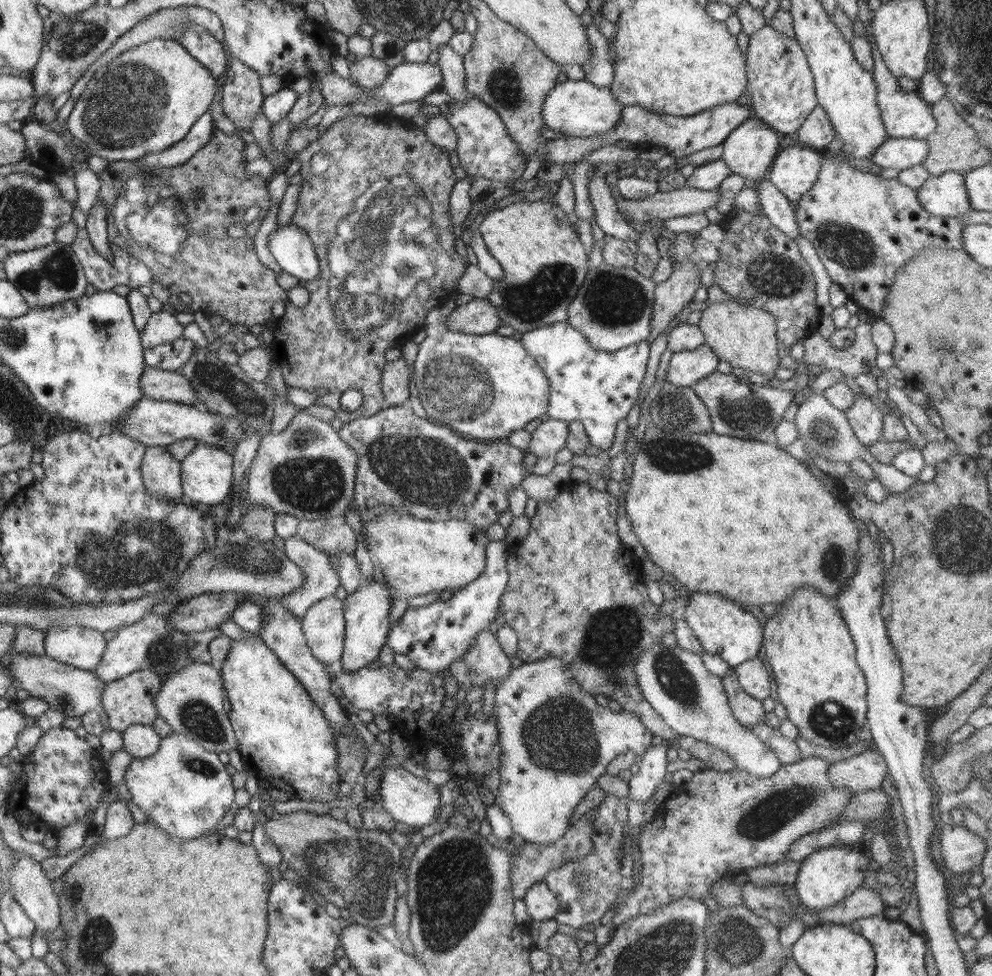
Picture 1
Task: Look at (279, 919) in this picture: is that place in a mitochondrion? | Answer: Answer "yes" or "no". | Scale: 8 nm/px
yes

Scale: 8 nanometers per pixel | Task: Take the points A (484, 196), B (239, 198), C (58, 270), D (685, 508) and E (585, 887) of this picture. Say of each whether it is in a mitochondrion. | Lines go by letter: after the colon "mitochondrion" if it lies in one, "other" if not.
A: other
B: other
C: mitochondrion
D: other
E: mitochondrion

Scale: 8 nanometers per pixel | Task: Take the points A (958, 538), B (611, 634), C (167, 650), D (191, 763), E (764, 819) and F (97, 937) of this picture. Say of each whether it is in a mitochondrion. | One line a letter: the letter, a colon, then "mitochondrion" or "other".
A: mitochondrion
B: mitochondrion
C: mitochondrion
D: mitochondrion
E: mitochondrion
F: mitochondrion

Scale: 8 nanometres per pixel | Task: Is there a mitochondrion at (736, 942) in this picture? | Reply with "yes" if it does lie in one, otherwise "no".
yes

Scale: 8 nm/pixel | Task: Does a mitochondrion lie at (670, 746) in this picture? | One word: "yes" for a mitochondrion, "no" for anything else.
no

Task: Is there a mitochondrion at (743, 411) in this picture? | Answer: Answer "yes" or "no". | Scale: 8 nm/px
yes

